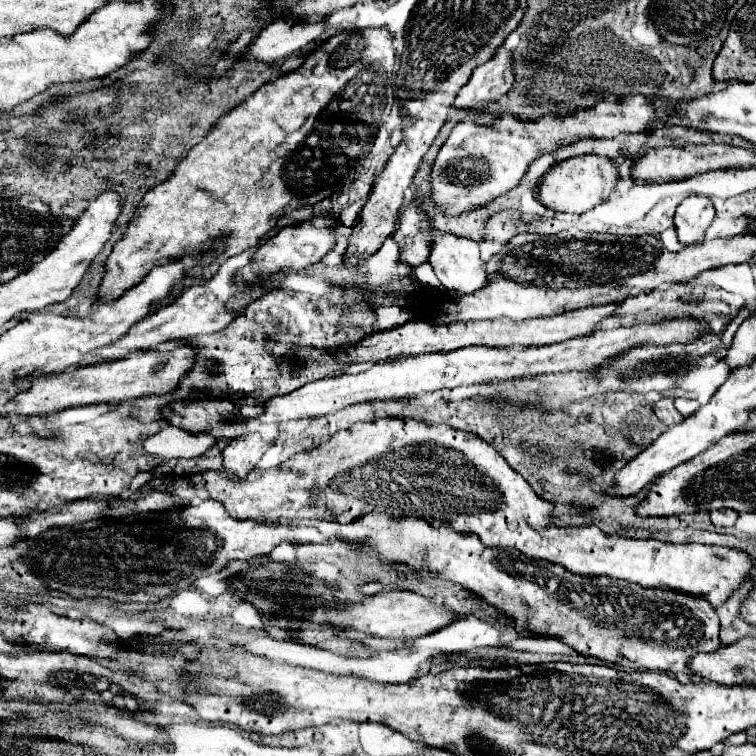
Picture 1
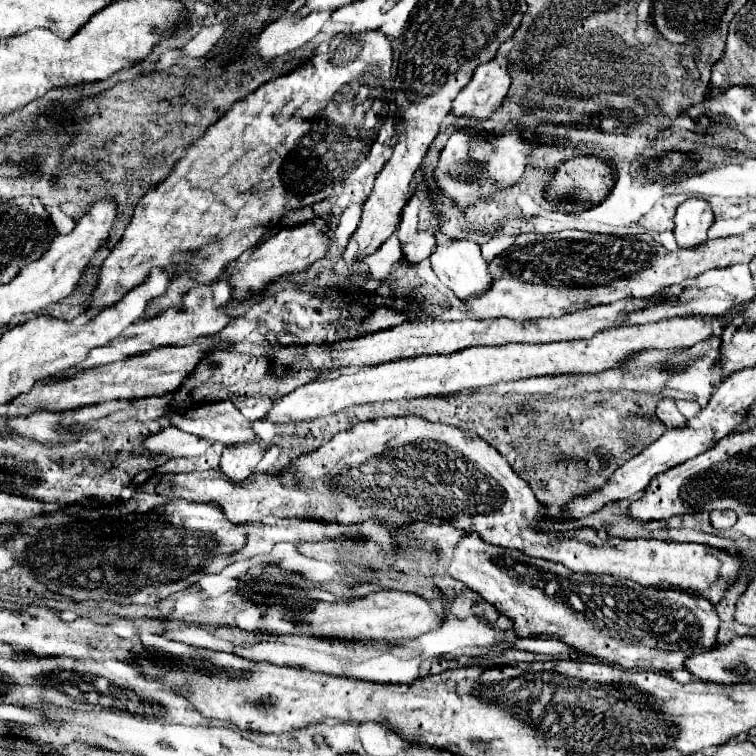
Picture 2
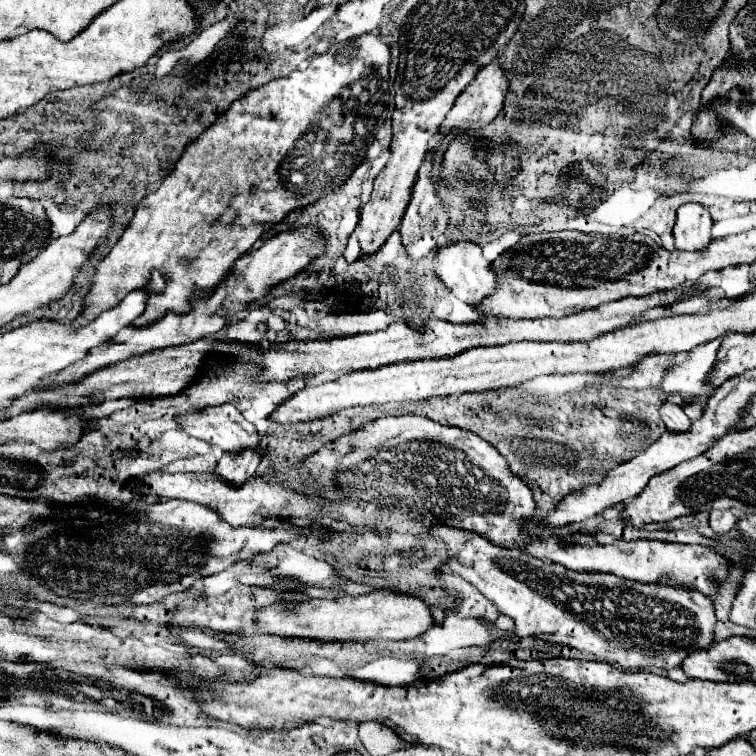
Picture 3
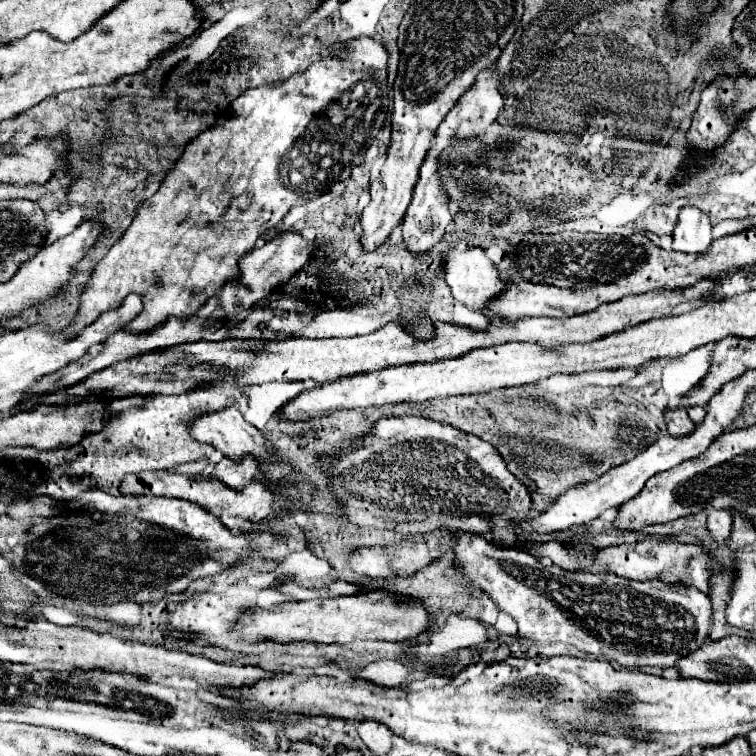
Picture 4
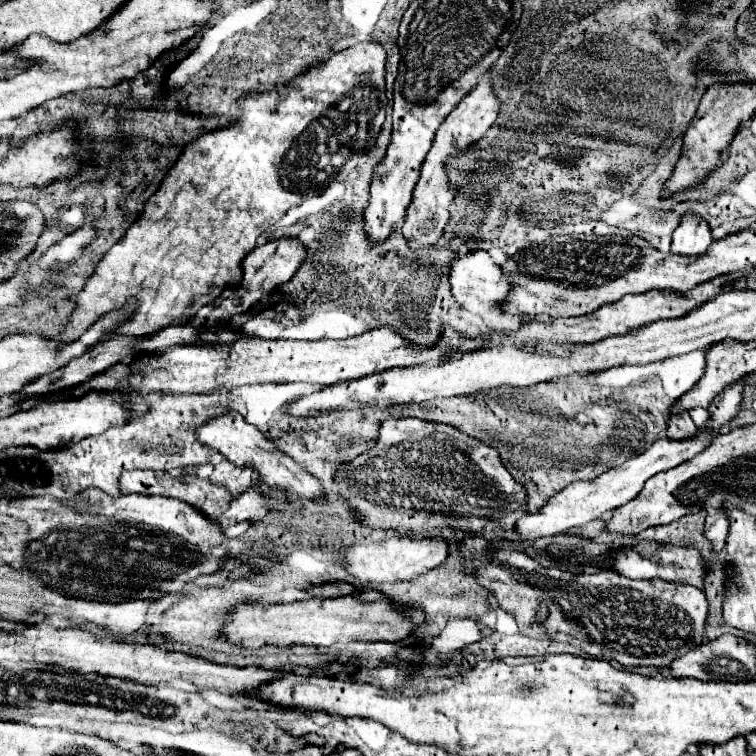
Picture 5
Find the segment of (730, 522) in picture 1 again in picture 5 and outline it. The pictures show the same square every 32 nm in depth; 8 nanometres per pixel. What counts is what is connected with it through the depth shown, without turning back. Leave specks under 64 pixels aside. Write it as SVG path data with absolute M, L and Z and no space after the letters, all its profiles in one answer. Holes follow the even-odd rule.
M712 508L704 522L704 536L710 540L714 552L720 552L724 548L726 532L728 532L728 518L718 508Z

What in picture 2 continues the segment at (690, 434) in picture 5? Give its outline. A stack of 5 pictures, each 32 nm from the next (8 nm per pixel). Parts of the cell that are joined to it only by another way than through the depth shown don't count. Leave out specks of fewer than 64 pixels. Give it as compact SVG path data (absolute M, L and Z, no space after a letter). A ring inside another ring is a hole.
M662 398L658 404L658 418L668 426L668 428L684 428L686 426L686 416L676 408L672 398Z

